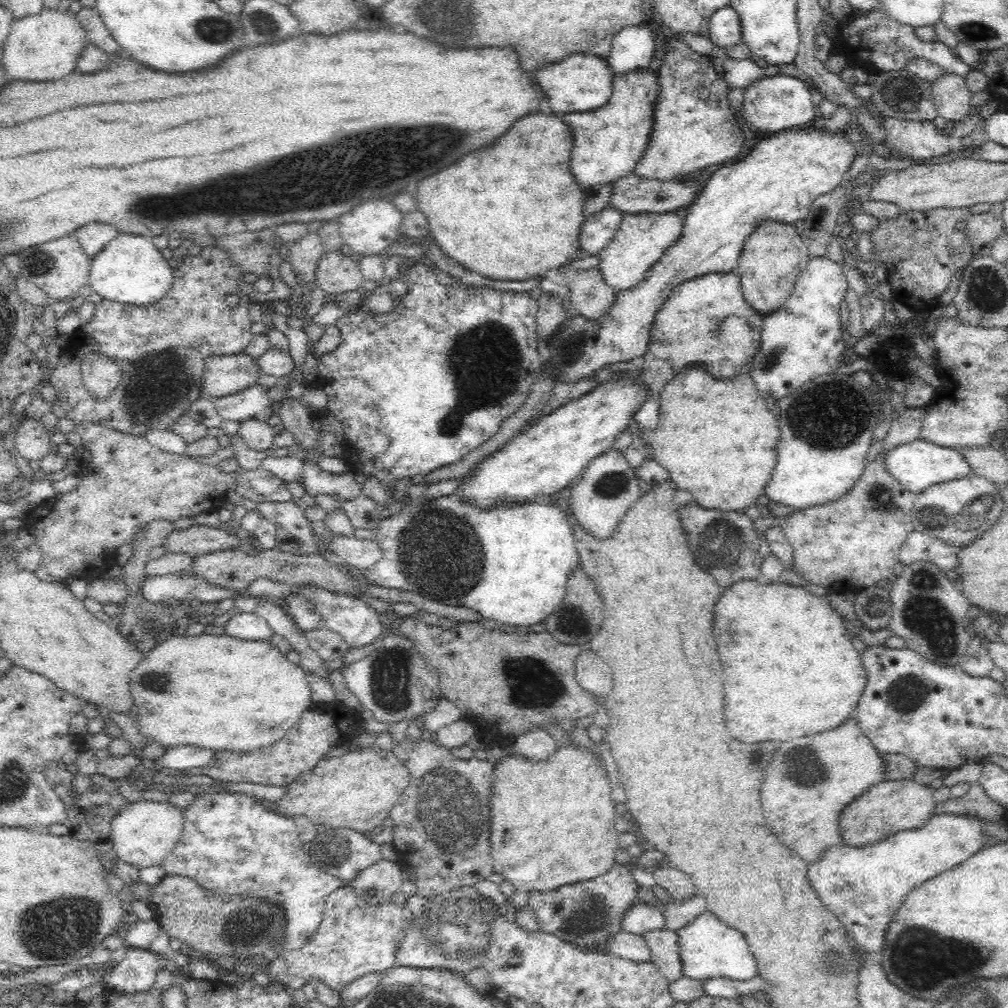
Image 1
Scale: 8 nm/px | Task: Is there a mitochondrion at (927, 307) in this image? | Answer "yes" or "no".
no

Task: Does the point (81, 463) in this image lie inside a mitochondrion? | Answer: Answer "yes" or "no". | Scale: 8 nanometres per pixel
no

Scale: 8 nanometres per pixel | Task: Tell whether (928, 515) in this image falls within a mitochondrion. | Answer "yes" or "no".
yes

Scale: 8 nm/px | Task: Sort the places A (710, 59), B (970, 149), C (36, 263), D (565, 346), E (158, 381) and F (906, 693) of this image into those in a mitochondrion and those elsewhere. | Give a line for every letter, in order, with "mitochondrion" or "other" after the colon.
A: other
B: other
C: mitochondrion
D: mitochondrion
E: mitochondrion
F: mitochondrion

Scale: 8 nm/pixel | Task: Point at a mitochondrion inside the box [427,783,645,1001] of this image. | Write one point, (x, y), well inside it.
(590, 918)

